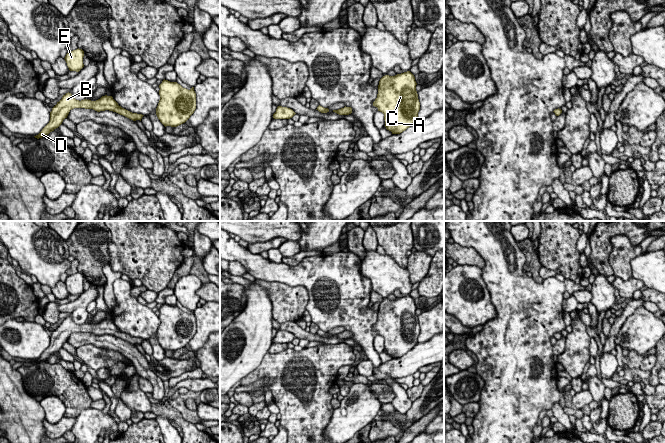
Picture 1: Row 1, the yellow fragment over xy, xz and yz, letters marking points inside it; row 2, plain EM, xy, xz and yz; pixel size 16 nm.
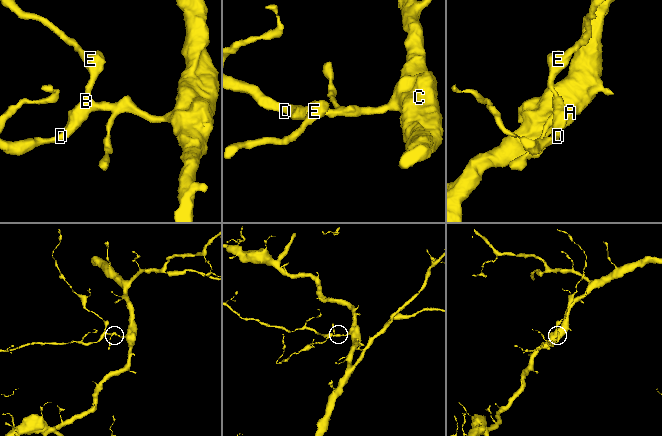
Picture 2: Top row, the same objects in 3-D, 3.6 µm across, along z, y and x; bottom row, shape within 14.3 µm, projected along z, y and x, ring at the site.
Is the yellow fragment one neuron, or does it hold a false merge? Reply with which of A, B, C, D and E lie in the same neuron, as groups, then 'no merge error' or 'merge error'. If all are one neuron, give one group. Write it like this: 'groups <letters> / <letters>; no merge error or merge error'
groups A B C D E; no merge error

